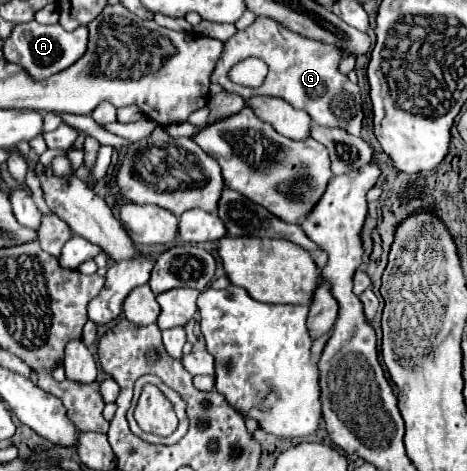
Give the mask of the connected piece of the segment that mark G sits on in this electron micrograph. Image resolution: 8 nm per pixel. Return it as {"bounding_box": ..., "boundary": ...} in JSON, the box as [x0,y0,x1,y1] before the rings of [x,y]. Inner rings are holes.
{"bounding_box":[212,16,362,134],"boundary":[[[258,16],[252,26],[246,30],[236,32],[226,44],[220,54],[220,60],[212,72],[212,84],[220,84],[226,92],[234,92],[238,96],[250,98],[250,96],[278,96],[286,100],[290,106],[304,110],[314,124],[330,126],[330,128],[344,128],[350,134],[360,134],[362,126],[362,102],[358,96],[358,86],[352,84],[344,74],[338,72],[340,60],[346,56],[346,52],[338,46],[324,46],[324,42],[304,38],[274,18]],[[256,56],[268,64],[268,74],[258,88],[246,88],[232,84],[226,76],[226,70],[240,62],[242,58]]]}

